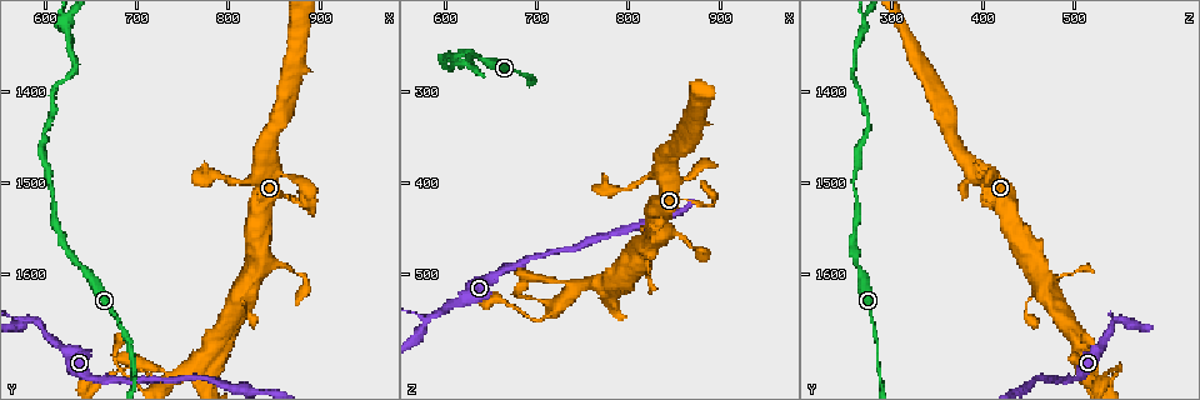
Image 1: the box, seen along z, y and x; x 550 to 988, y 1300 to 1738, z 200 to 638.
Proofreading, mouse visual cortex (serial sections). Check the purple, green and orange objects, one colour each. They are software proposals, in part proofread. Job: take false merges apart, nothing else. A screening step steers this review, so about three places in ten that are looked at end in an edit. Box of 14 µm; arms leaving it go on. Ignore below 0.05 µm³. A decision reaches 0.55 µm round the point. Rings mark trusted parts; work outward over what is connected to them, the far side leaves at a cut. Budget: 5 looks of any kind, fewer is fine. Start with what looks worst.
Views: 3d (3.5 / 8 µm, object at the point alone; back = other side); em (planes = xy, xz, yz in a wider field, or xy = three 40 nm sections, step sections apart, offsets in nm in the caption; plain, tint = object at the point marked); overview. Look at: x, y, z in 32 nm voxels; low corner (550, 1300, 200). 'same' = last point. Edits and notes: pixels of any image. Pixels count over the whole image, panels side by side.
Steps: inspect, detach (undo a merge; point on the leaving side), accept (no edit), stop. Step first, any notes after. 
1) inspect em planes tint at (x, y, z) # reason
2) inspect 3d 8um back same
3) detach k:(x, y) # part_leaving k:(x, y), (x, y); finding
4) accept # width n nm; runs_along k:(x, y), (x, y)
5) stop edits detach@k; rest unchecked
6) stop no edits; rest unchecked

inspect 3d 3.5um at (585, 1645, 550) # sharp bend

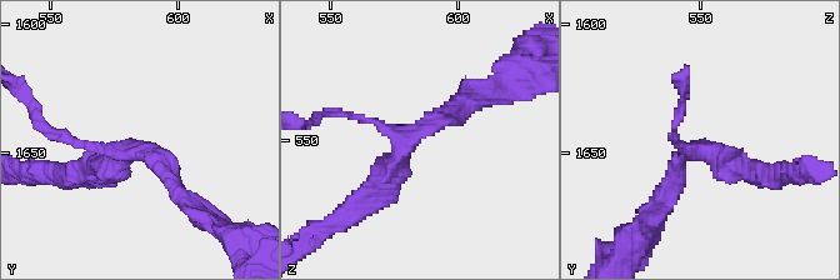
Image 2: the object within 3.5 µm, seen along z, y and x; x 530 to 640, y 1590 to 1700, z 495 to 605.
inspect em planes tint at (582, 1648, 549) # arms 3; arm_widths 100, 200, 300 nm

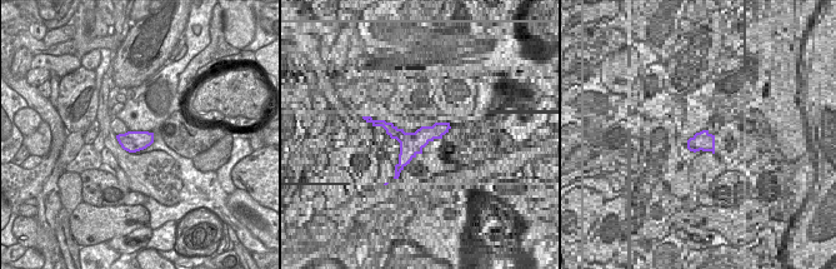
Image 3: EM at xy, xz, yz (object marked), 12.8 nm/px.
accept # continuous, no second cell

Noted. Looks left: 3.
inspect 3d 3.5um at (845, 1590, 455) # thick turns thin

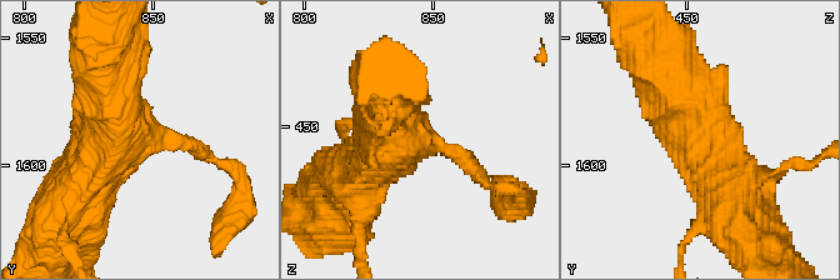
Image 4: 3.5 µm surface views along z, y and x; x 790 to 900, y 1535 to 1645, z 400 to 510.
inspect em xy step 3 tint at (845, 1591, 458)

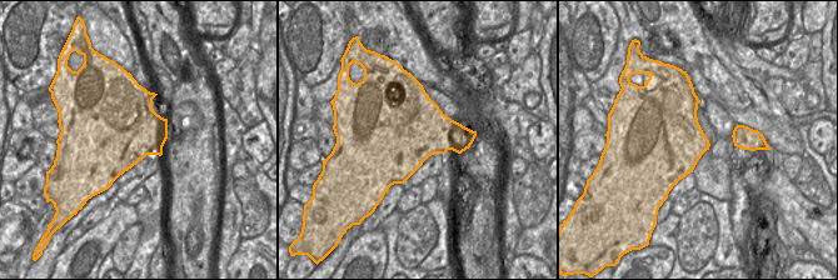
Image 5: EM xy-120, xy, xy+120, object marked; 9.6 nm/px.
accept # runs_along 4:(653, 64), (701, 129), (733, 201); one cell here

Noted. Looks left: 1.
stop no edits; rest unchecked

